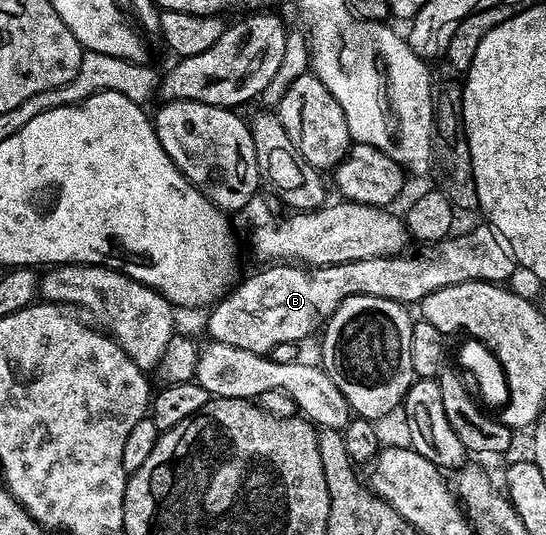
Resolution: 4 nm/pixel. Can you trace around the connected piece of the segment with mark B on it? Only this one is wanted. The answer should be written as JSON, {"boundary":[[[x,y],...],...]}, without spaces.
{"boundary":[[[478,222],[468,233],[455,235],[433,245],[432,252],[434,256],[410,256],[411,254],[377,256],[364,258],[360,262],[327,264],[311,268],[295,266],[290,262],[271,263],[263,267],[266,268],[263,272],[248,277],[246,281],[243,279],[237,286],[231,287],[229,292],[209,309],[210,317],[206,320],[206,328],[210,331],[209,339],[224,342],[224,346],[238,346],[240,350],[252,350],[258,356],[270,356],[273,348],[278,348],[281,344],[294,344],[297,340],[304,339],[314,327],[315,329],[319,327],[323,318],[328,318],[338,309],[342,300],[353,296],[388,298],[397,304],[414,306],[437,288],[452,286],[465,280],[509,281],[506,279],[513,274],[514,268],[519,267],[513,250],[485,222]]]}

